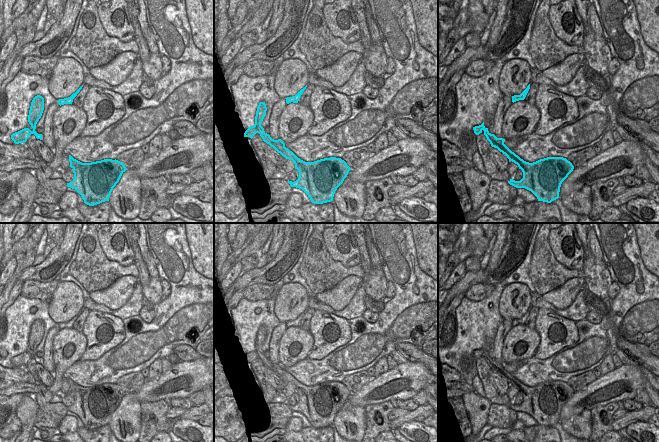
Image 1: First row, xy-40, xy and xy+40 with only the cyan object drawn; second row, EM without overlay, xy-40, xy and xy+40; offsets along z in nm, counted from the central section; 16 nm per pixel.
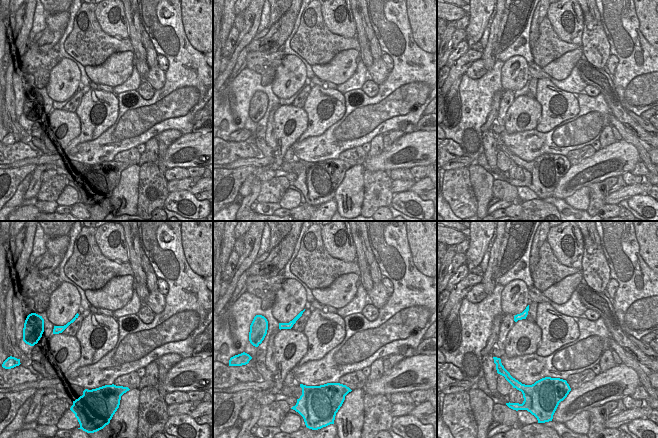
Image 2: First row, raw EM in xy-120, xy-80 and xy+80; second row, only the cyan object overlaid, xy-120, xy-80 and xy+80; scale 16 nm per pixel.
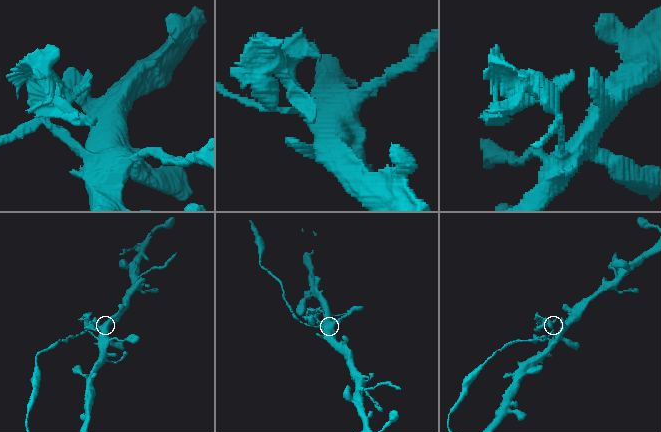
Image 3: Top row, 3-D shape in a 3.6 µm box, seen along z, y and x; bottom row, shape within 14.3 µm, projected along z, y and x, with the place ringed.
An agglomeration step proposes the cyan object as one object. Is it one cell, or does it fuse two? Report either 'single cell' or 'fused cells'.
fused cells

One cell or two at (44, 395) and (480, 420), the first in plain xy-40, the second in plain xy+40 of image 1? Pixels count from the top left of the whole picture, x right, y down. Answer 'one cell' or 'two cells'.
two cells

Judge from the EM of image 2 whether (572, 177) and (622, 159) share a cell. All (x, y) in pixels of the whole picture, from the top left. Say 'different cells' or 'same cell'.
same cell

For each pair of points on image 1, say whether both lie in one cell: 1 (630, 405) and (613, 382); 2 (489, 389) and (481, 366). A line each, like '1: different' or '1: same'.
1: different
2: same

